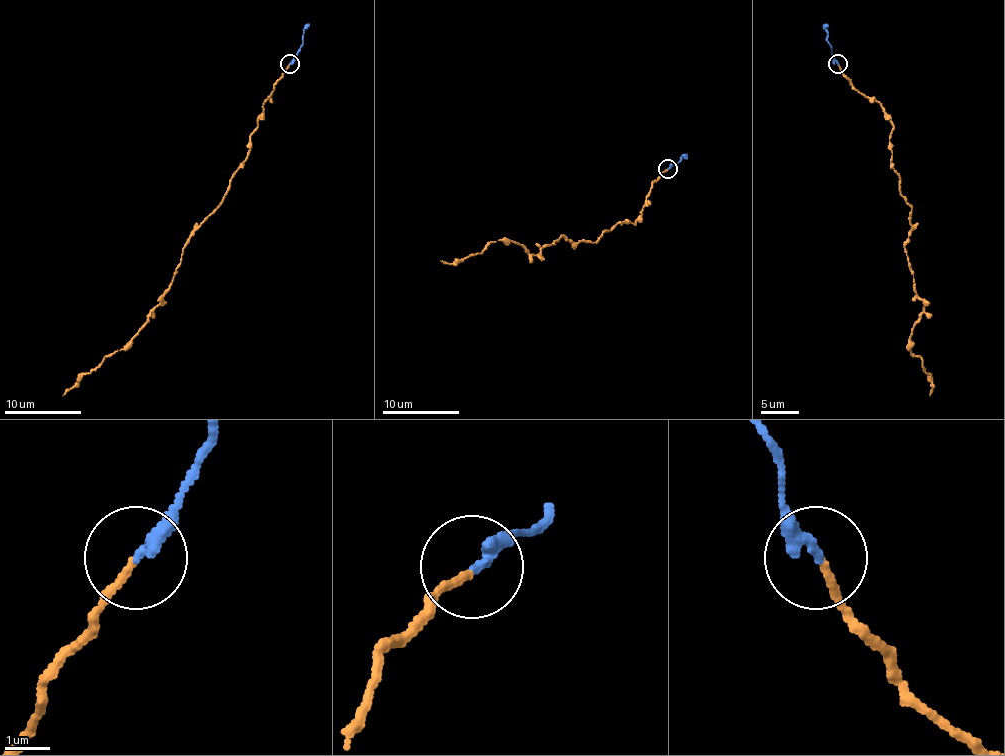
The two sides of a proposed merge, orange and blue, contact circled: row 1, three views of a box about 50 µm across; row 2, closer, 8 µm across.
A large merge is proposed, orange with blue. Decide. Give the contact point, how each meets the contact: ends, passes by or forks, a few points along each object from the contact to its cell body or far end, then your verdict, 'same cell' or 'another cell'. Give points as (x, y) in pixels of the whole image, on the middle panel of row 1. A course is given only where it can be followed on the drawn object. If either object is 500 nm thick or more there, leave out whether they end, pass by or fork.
(668, 168) | orange ends | blue ends | orange via (668, 169), (635, 222), (618, 222), (595, 242), (563, 236), (536, 255), (501, 240), (440, 261) | blue via (668, 169), (687, 155) | same cell

